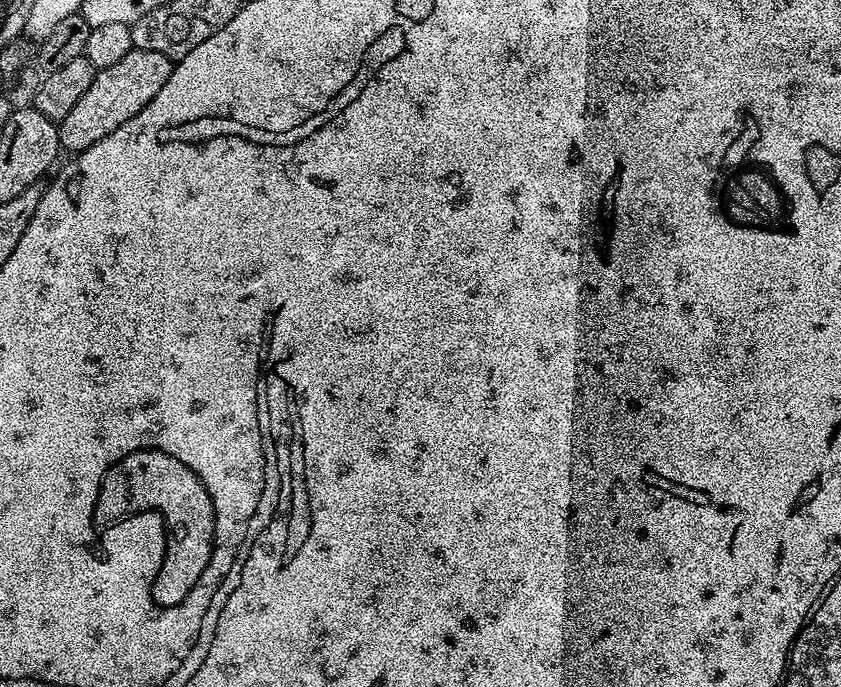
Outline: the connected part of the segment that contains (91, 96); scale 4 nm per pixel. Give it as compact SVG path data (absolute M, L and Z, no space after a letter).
M132 47L126 58L114 62L114 66L99 69L94 82L90 82L90 90L86 90L86 94L78 98L74 110L70 110L70 114L59 121L61 149L68 154L84 152L94 146L94 142L102 142L106 134L118 130L122 122L130 122L130 118L134 118L134 114L138 114L138 110L146 107L154 94L166 86L166 78L170 78L173 63L166 54Z

